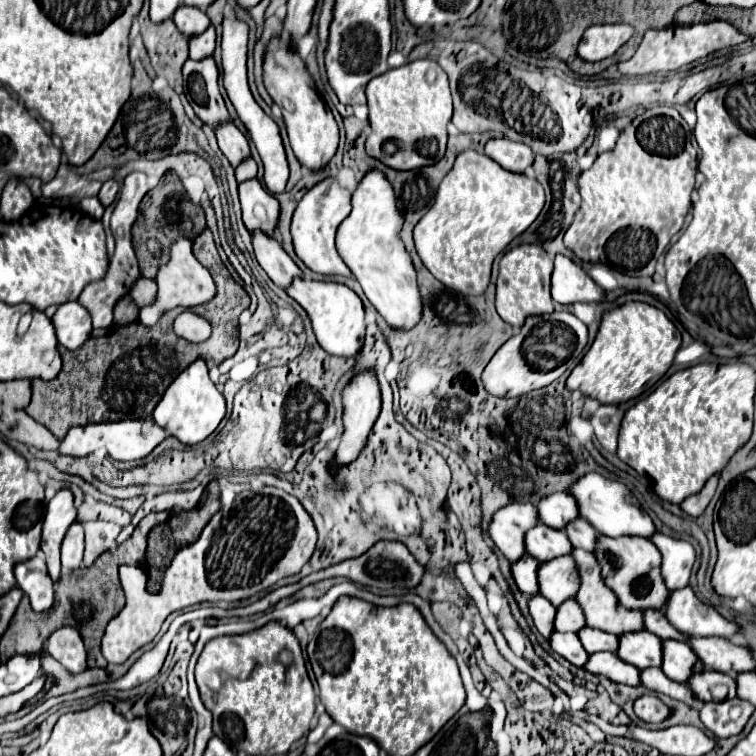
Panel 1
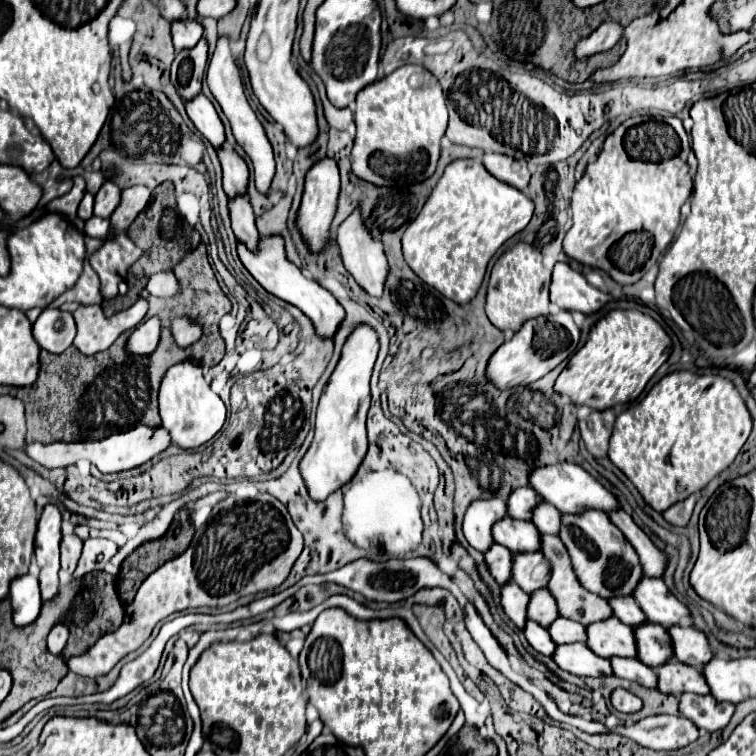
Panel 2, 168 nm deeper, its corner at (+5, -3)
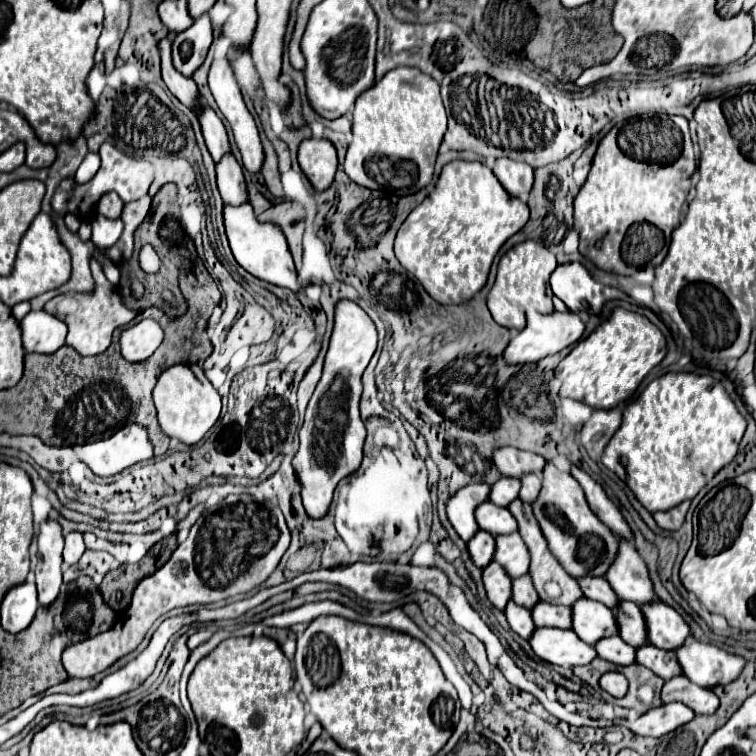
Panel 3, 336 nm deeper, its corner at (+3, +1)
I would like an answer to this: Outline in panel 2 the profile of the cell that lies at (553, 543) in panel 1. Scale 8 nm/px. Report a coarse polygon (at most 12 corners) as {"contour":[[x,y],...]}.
{"contour":[[504,516],[492,538],[510,552],[538,552],[540,532],[530,520]]}

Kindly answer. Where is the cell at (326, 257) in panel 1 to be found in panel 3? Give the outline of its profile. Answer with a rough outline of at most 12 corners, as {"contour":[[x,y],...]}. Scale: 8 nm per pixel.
{"contour":[[310,138],[298,162],[314,190],[332,186],[338,156],[328,140]]}

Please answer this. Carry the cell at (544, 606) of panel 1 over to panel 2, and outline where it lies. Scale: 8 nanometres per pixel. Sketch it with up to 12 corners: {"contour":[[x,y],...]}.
{"contour":[[512,580],[500,586],[504,614],[524,628],[528,594]]}

